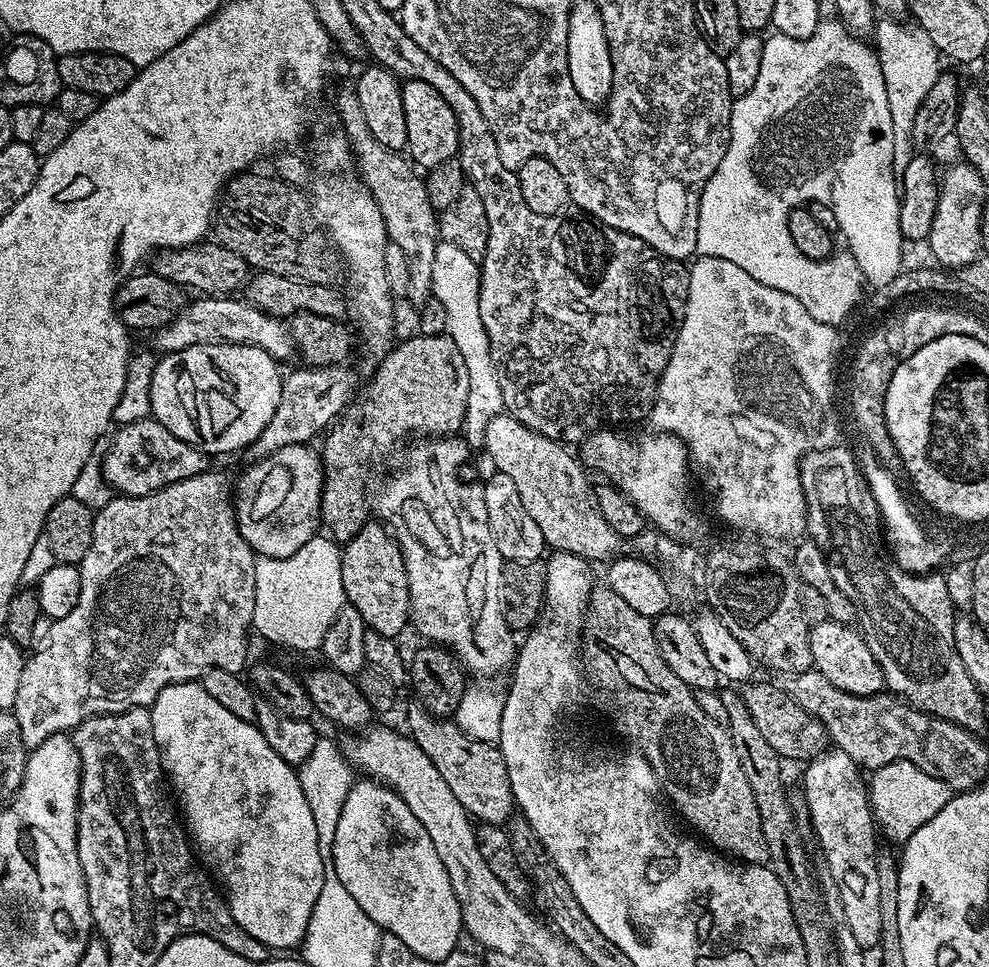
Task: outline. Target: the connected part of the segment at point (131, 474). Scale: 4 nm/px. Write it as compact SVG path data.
M155 418L121 424L115 431L116 437L104 456L104 476L121 496L145 496L159 488L180 484L186 478L194 478L201 467L201 455L193 445L174 438Z

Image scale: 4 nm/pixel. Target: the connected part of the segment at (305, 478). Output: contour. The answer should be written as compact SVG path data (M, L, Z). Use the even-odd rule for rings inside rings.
M307 443L277 447L235 481L236 521L257 557L290 558L317 535L321 523L318 452L312 448Z

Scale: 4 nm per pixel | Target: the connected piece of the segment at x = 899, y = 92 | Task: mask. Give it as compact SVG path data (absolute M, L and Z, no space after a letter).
M882 18L874 26L874 48L882 66L883 81L886 82L887 102L894 124L894 142L898 150L909 146L916 129L917 110L921 108L923 98L926 98L941 71L940 53L928 33L922 27L910 27L904 23L894 18Z

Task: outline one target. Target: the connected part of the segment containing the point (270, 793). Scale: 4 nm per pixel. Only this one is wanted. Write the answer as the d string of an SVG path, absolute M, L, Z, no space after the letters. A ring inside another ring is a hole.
M187 682L166 686L160 691L154 703L150 705L150 711L152 713L152 721L154 722L154 738L156 739L156 745L160 748L160 762L166 766L167 779L169 781L176 780L177 793L175 792L175 795L178 797L178 800L178 795L180 795L180 800L184 803L182 820L187 825L187 835L190 837L199 859L201 861L208 860L209 865L207 864L207 867L209 869L216 868L217 877L215 876L215 879L222 885L223 891L230 901L234 920L252 938L264 941L269 950L276 950L276 948L299 949L304 942L304 935L307 932L306 924L310 922L311 914L314 910L315 904L313 901L322 894L322 888L320 888L320 869L322 869L322 863L318 858L318 830L312 828L310 806L304 804L304 795L298 786L297 773L290 770L287 763L281 763L281 760L272 754L270 742L266 742L262 738L262 734L255 724L241 724L238 718L234 718L230 714L230 710L216 707L215 702L210 700L208 695L204 693L203 683Z

